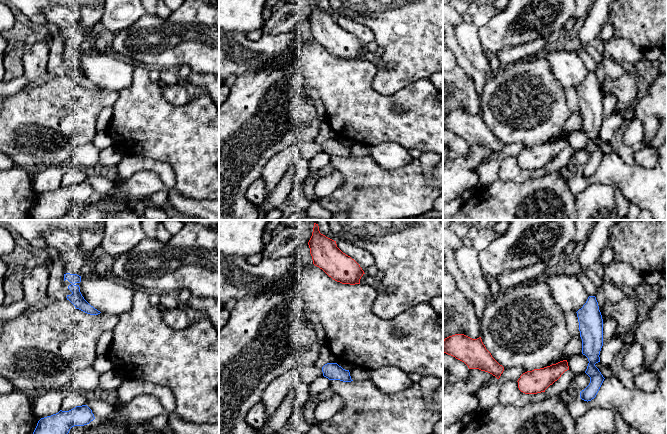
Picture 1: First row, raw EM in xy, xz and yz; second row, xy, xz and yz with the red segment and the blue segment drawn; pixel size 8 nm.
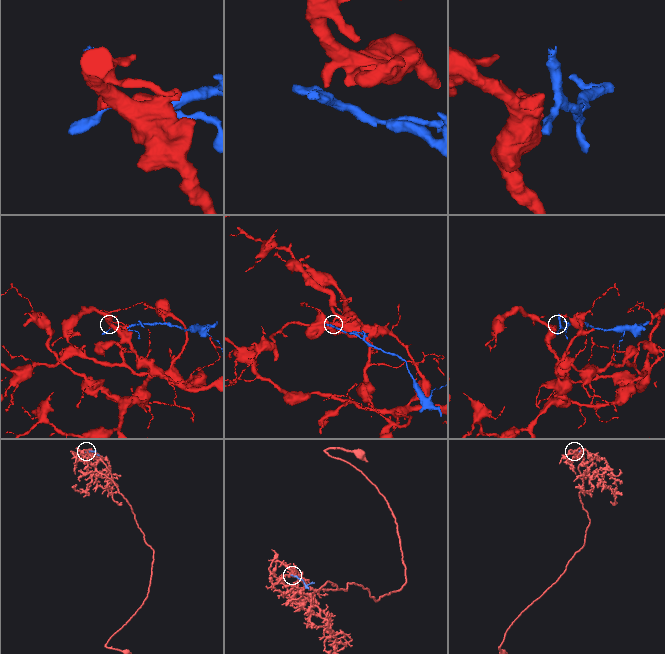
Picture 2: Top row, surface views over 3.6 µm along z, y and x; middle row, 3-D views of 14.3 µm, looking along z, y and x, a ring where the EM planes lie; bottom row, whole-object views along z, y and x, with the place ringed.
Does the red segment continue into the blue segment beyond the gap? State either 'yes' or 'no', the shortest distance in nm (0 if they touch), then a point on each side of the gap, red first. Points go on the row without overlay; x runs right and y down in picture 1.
no; 140 nm apart; from red across yz (568, 145), (585, 147)

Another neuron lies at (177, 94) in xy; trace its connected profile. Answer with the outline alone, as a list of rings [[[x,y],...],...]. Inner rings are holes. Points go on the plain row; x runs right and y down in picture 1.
[[[182,81],[174,85],[166,84],[161,90],[165,99],[177,106],[188,104],[192,100]]]

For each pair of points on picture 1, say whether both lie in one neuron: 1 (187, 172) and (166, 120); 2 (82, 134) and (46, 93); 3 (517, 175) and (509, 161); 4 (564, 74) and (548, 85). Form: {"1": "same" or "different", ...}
{"1": "same", "2": "same", "3": "same", "4": "different"}

